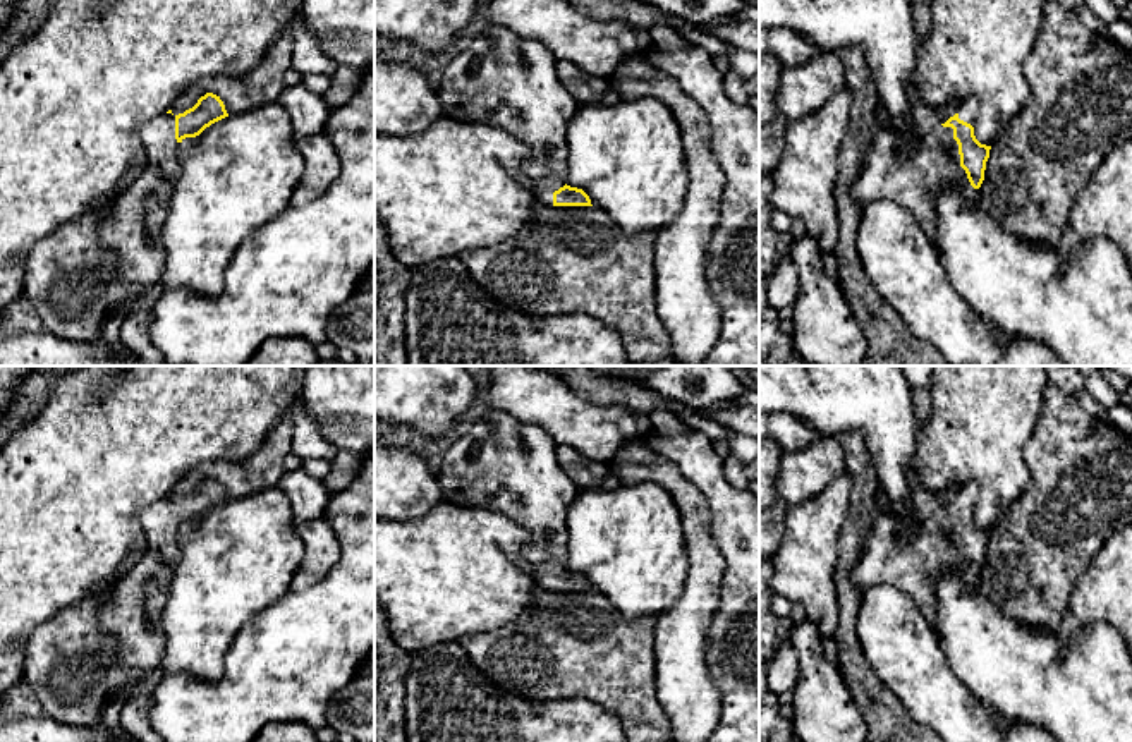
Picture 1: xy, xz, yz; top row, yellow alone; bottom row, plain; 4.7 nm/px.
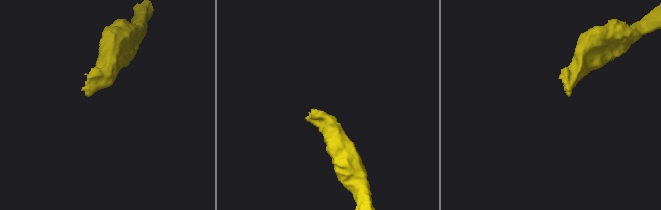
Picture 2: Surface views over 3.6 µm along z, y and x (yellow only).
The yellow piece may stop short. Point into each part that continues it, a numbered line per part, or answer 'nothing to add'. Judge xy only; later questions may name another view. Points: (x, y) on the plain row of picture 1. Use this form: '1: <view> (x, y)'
1: xy (131, 608)

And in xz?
1: xz (500, 464)

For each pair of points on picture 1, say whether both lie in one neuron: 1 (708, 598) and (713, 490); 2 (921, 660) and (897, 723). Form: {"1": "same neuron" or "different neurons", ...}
{"1": "different neurons", "2": "different neurons"}

